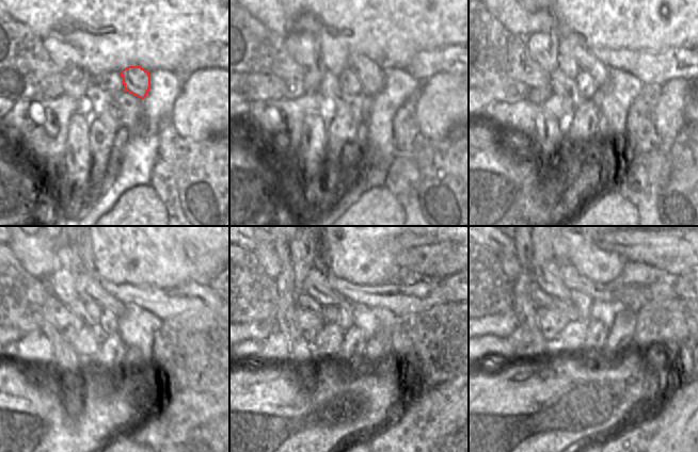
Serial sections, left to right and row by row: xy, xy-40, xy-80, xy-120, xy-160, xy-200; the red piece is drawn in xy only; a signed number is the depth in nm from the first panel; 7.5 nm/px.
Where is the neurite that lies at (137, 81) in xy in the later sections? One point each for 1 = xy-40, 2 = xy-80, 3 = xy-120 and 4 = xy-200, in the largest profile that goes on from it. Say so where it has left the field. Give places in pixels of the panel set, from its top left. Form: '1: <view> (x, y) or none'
1: xy-40 (371, 76)
2: xy-80 (571, 52)
3: xy-120 (89, 289)
4: xy-200 (548, 277)

